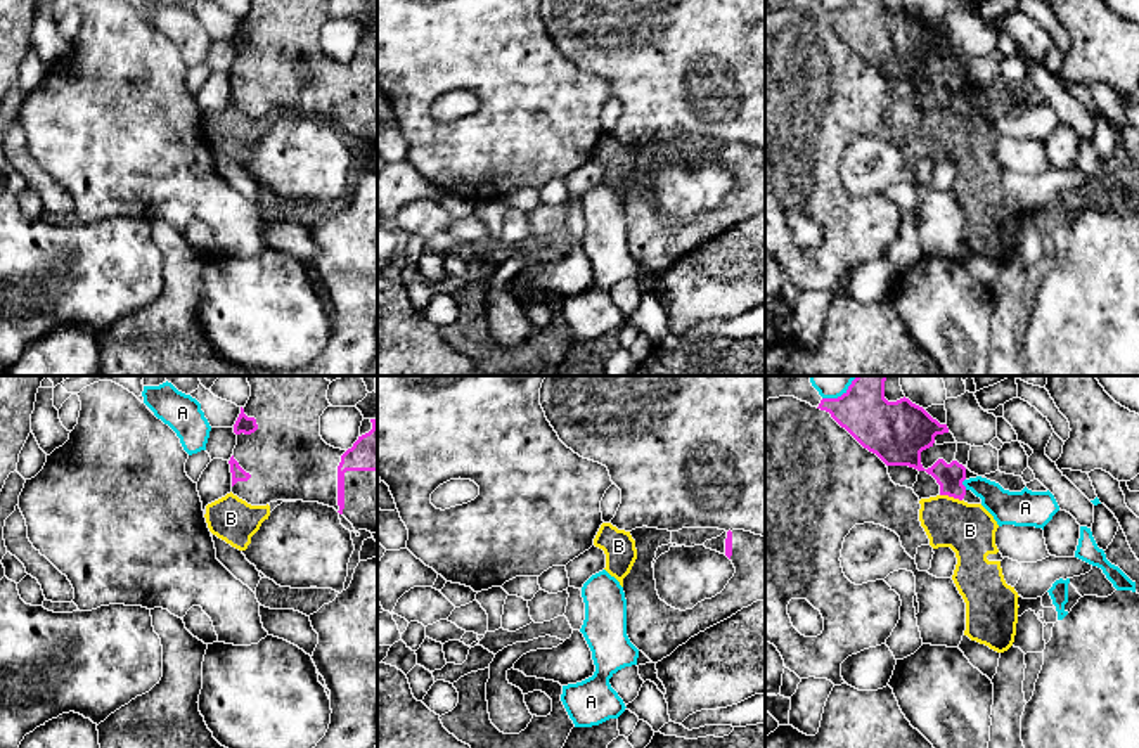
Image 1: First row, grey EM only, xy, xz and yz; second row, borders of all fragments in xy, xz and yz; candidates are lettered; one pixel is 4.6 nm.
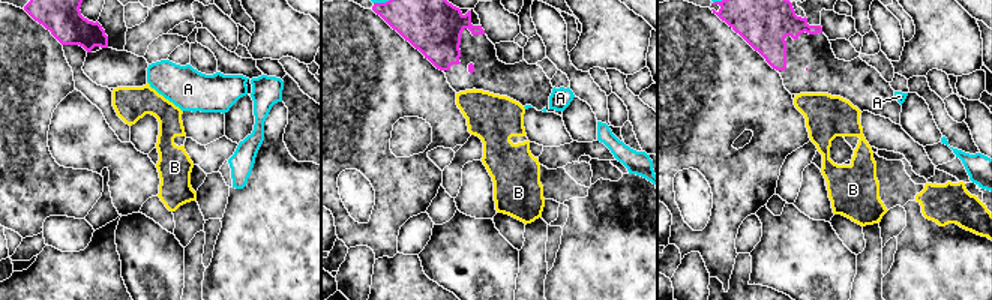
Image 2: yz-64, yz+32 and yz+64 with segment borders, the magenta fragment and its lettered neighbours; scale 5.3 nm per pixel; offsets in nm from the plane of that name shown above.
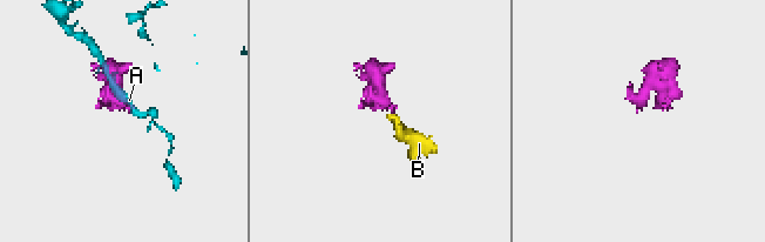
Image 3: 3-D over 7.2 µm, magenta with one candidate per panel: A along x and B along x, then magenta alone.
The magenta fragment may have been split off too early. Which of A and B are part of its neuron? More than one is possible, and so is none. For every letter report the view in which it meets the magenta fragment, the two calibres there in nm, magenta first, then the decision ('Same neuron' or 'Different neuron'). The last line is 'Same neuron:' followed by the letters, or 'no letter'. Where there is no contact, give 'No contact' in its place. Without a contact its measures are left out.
A: Touches magenta in yz. Thickness 120 nm (magenta) against 160 nm. Different neuron
B: Touches magenta in yz. Thickness 120 nm (magenta) against 240 nm. Different neuron
Same neuron: no letter

